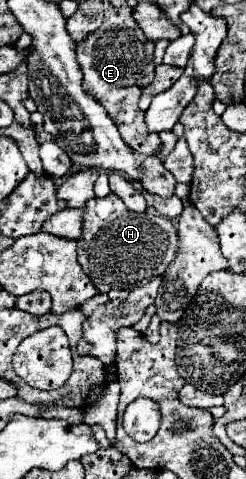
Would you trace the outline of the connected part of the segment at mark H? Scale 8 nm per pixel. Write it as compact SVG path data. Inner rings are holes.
M108 194L106 198L92 198L92 200L88 200L88 204L84 206L82 236L80 236L80 240L78 240L78 262L80 262L80 266L84 268L84 272L88 274L88 278L92 280L92 284L96 286L98 292L110 292L112 288L116 288L116 290L122 290L122 288L132 290L132 288L136 288L136 286L142 286L142 284L150 282L150 280L156 278L156 276L162 276L164 270L168 268L168 264L172 262L172 258L176 256L176 250L178 250L178 236L176 236L176 228L172 226L172 222L170 222L168 218L164 218L164 216L160 216L160 214L150 214L150 212L136 214L136 212L130 212L130 210L124 206L124 202L122 202L116 194Z

